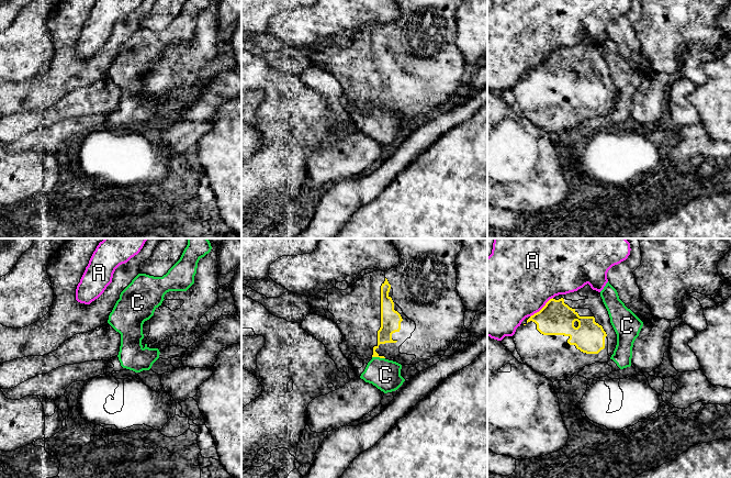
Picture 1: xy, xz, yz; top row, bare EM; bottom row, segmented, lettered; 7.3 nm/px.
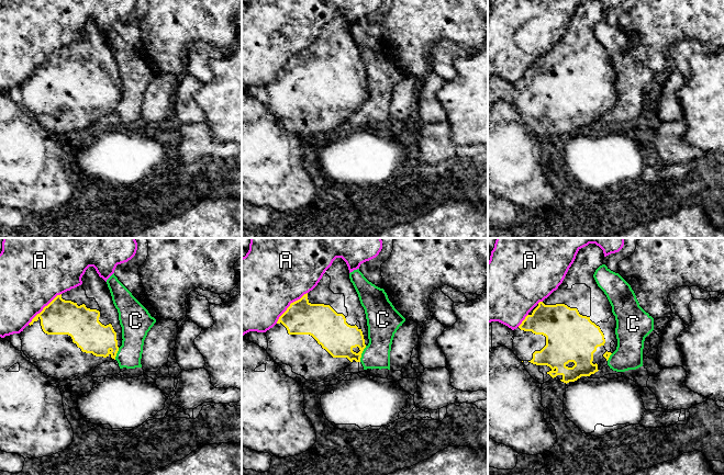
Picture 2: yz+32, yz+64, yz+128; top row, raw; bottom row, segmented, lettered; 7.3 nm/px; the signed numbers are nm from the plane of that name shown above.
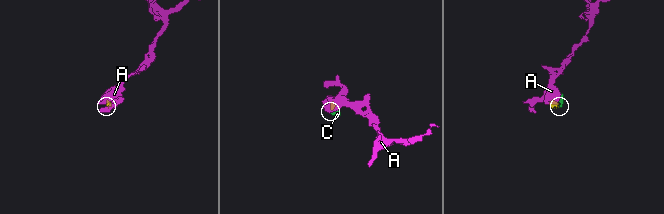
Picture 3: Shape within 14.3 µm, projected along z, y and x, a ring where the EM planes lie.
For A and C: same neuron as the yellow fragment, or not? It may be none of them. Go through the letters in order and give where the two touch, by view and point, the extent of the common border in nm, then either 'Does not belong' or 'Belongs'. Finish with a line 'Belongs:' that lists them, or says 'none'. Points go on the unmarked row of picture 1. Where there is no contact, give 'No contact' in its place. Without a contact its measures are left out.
A: Touches yellow at yz (542, 62). Shared border 220 nm. Does not belong
C: Touches yellow at xz (379, 110). Shared border 100 nm. Does not belong
Belongs: none

